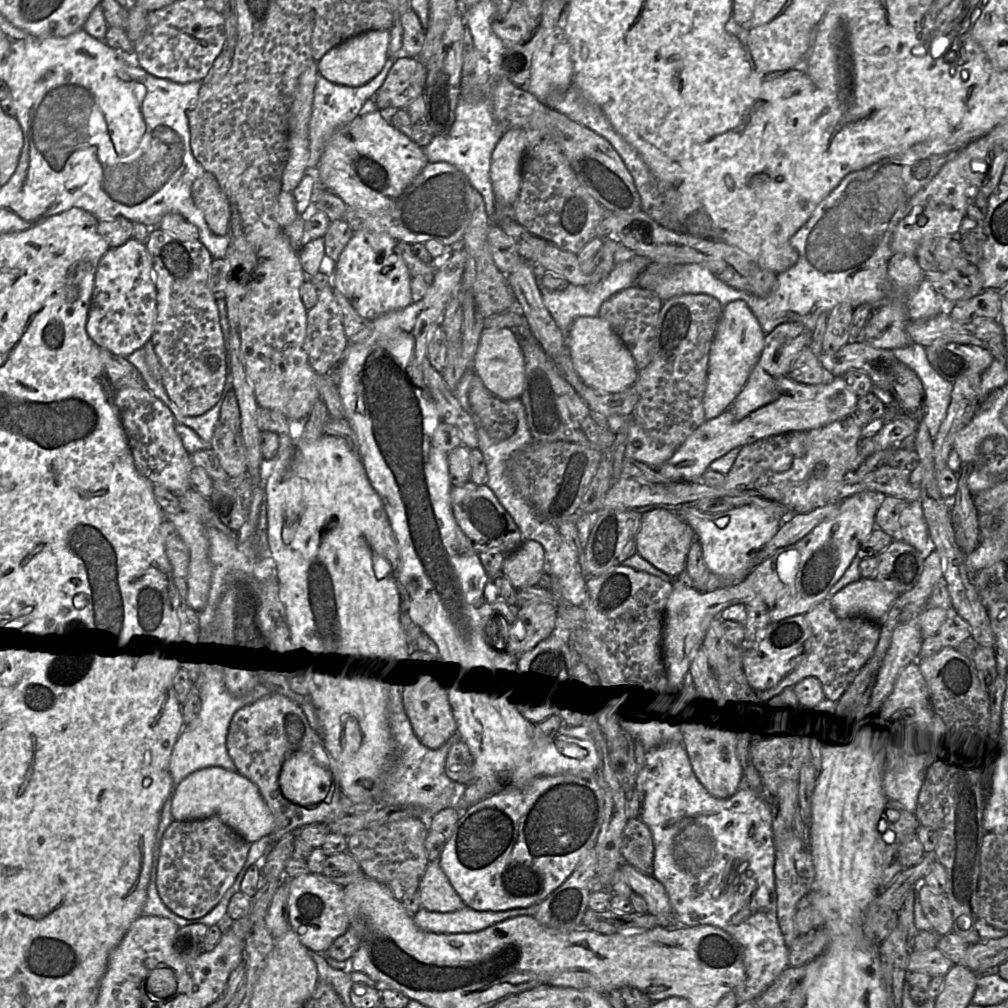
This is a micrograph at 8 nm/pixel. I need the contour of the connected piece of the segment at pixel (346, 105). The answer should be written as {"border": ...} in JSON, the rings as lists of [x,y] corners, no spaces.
{"border":[[[388,56],[382,70],[368,83],[358,86],[349,87],[338,85],[330,82],[323,76],[318,75],[314,89],[314,97],[312,104],[312,113],[309,123],[309,161],[308,166],[317,166],[325,145],[331,136],[341,127],[351,122],[356,116],[360,115],[364,104],[373,99],[383,85],[394,59]]]}

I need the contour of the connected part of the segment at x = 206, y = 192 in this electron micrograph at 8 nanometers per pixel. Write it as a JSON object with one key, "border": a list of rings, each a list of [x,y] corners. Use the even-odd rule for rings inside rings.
{"border":[[[205,172],[192,186],[192,199],[202,211],[209,229],[224,236],[230,229],[231,207],[216,177]]]}

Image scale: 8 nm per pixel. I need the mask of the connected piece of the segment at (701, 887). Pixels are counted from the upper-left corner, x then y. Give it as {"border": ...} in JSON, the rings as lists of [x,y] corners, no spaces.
{"border":[[[685,745],[649,748],[646,756],[646,765],[648,767],[648,778],[645,784],[640,818],[648,825],[653,836],[655,847],[653,876],[664,885],[677,924],[684,926],[717,926],[731,934],[743,946],[747,977],[745,983],[736,989],[738,1005],[742,1004],[762,994],[766,987],[769,987],[786,968],[790,967],[789,946],[785,942],[777,917],[777,894],[774,873],[775,844],[771,806],[749,787],[741,787],[733,796],[726,799],[712,796],[695,775]]]}

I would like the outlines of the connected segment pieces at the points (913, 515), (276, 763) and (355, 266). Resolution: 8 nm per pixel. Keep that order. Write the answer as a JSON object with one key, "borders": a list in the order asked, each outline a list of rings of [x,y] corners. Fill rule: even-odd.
{"borders":[[[[920,502],[904,509],[900,516],[900,530],[896,541],[904,541],[915,547],[926,558],[935,551]]],[[[275,696],[259,700],[238,710],[230,723],[227,734],[227,750],[236,770],[251,780],[259,789],[264,801],[275,819],[274,830],[269,834],[273,842],[267,847],[264,859],[285,834],[312,823],[329,823],[350,815],[341,806],[341,796],[345,795],[340,786],[340,773],[336,762],[324,747],[322,738],[308,722],[300,705],[290,697]],[[295,752],[310,754],[316,761],[327,767],[332,773],[332,782],[328,796],[320,803],[303,806],[284,796],[279,785],[279,774],[286,759]]],[[[355,233],[335,261],[331,285],[341,292],[357,313],[368,320],[413,303],[412,276],[395,250],[396,241],[385,233]]]]}

